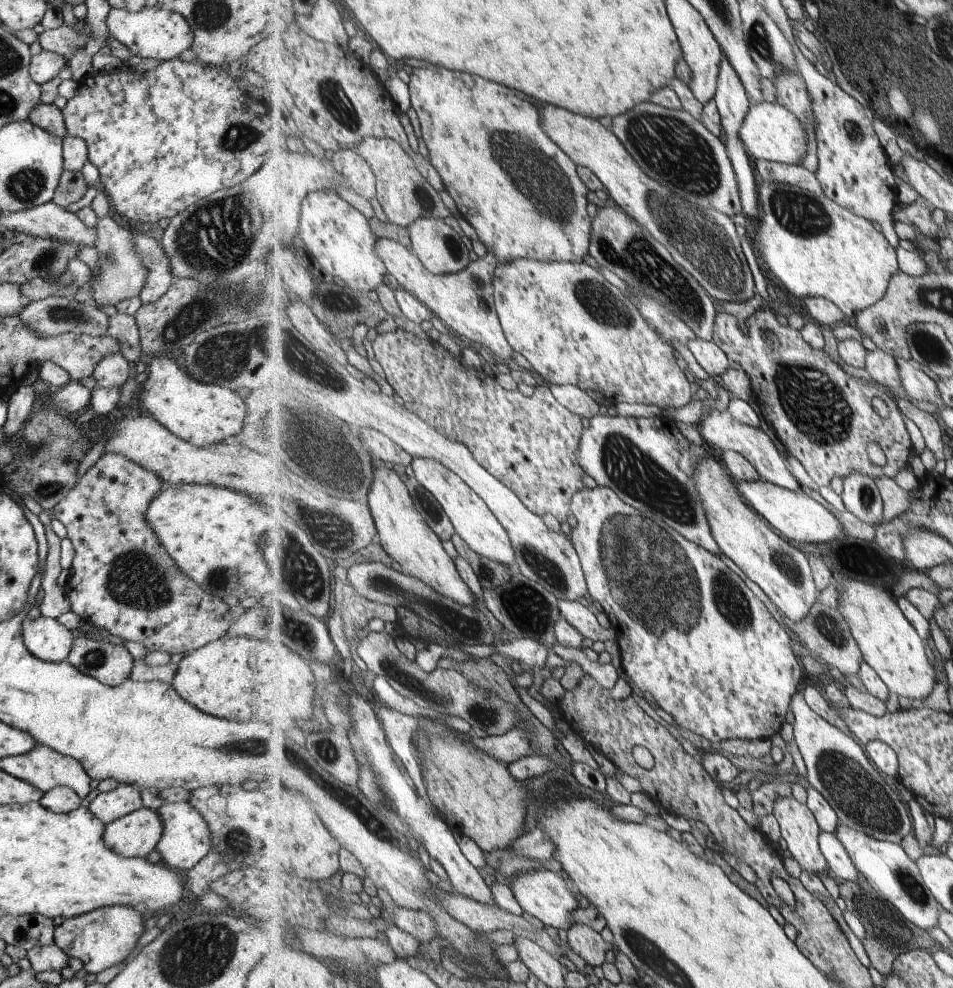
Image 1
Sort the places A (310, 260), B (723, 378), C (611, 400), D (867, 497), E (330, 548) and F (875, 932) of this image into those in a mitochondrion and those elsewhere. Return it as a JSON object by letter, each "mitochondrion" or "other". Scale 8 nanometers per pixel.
{"A":"other","B":"other","C":"other","D":"mitochondrion","E":"mitochondrion","F":"other"}

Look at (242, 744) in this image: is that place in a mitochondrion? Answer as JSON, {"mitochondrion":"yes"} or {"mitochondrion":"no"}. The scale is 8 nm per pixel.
{"mitochondrion":"yes"}

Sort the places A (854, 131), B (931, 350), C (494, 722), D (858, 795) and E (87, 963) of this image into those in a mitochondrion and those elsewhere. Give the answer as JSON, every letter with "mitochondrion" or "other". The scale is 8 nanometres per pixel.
{"A":"other","B":"mitochondrion","C":"mitochondrion","D":"mitochondrion","E":"other"}

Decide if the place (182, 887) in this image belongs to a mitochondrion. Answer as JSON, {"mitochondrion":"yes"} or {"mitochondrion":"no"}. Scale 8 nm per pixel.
{"mitochondrion":"no"}

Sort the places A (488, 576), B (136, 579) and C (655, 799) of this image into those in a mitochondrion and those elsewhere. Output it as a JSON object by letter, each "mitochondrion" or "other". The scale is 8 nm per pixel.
{"A":"mitochondrion","B":"mitochondrion","C":"other"}

